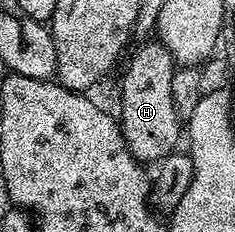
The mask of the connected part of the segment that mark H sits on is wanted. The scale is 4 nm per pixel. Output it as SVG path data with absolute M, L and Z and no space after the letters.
M144 41L136 51L136 56L128 63L128 68L124 71L124 80L120 83L120 115L118 122L120 131L124 135L124 141L130 153L138 161L159 161L166 158L177 150L179 141L182 139L182 120L180 114L174 109L174 97L170 93L170 81L174 81L174 73L177 69L177 62L172 58L170 52L164 48L159 41Z

